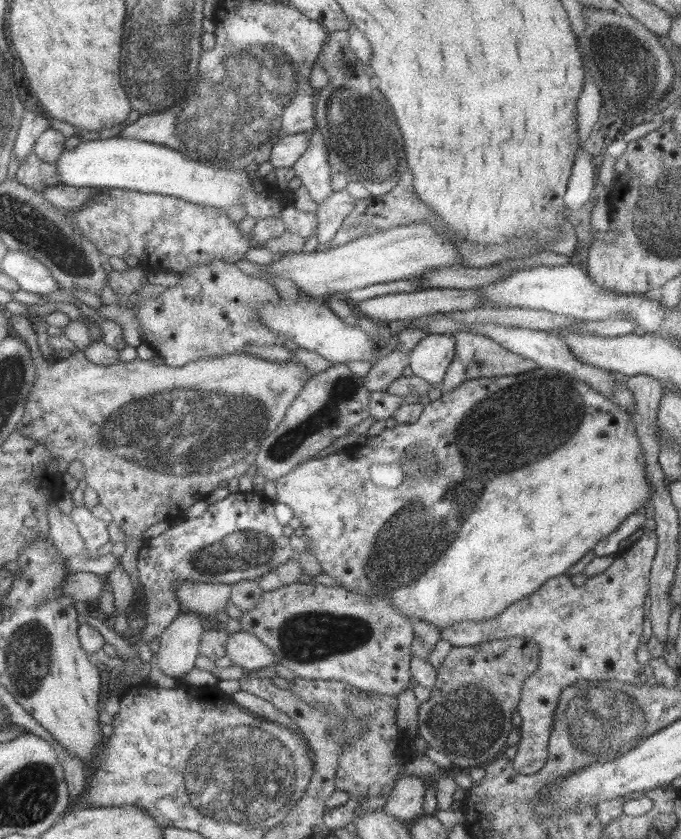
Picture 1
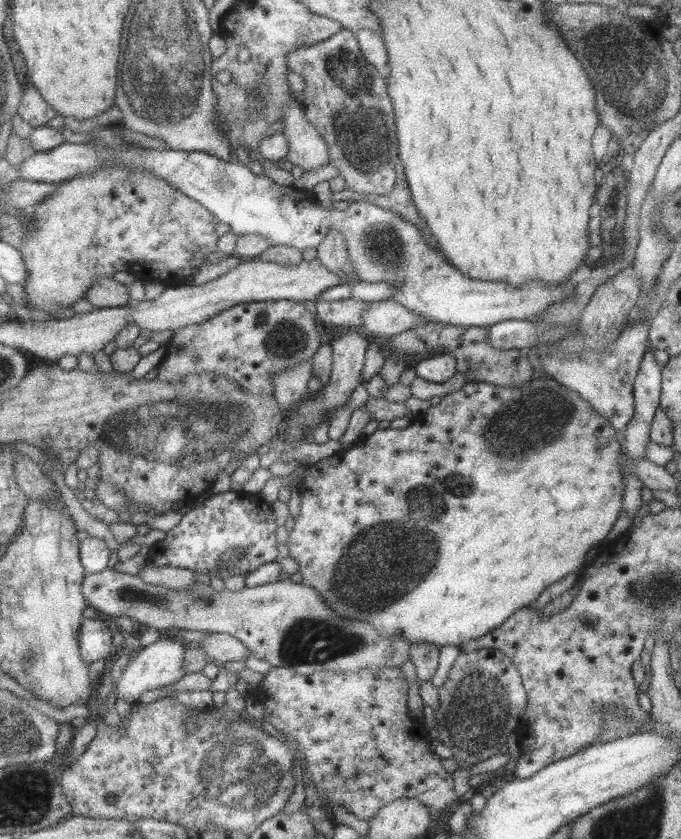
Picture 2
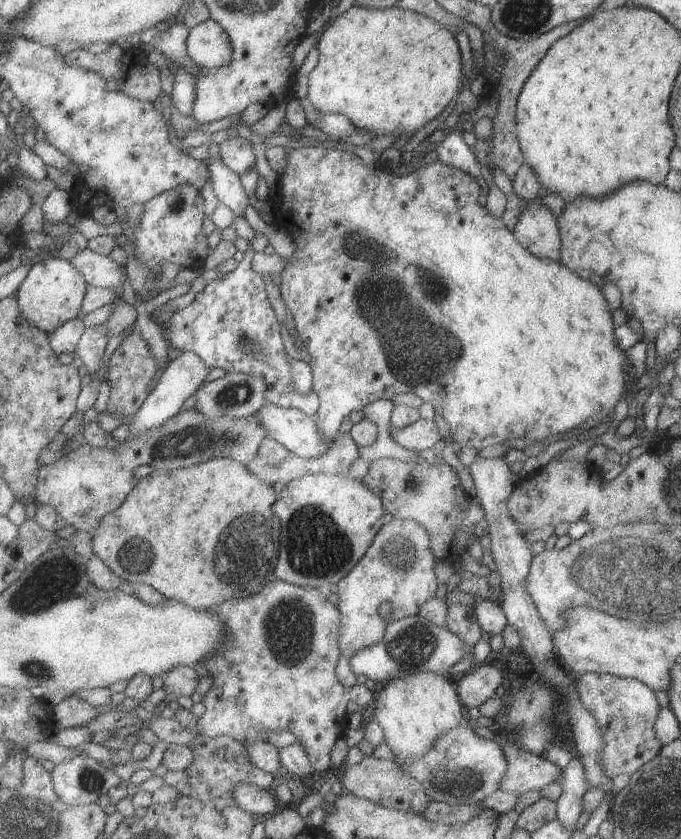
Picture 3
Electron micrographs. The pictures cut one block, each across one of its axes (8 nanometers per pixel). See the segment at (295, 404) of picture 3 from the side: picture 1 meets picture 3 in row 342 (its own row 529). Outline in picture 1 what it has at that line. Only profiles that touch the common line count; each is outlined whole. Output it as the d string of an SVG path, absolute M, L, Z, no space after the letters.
M253 491L229 493L227 498L209 504L198 518L173 520L162 533L143 541L136 562L145 600L138 615L145 622L131 644L136 656L143 661L139 669L141 681L148 680L147 673L152 665L149 664L153 660L149 642L158 637L179 612L176 586L182 580L233 584L242 579L259 579L295 557L289 537L283 535L282 526L274 515L274 504L274 500Z

